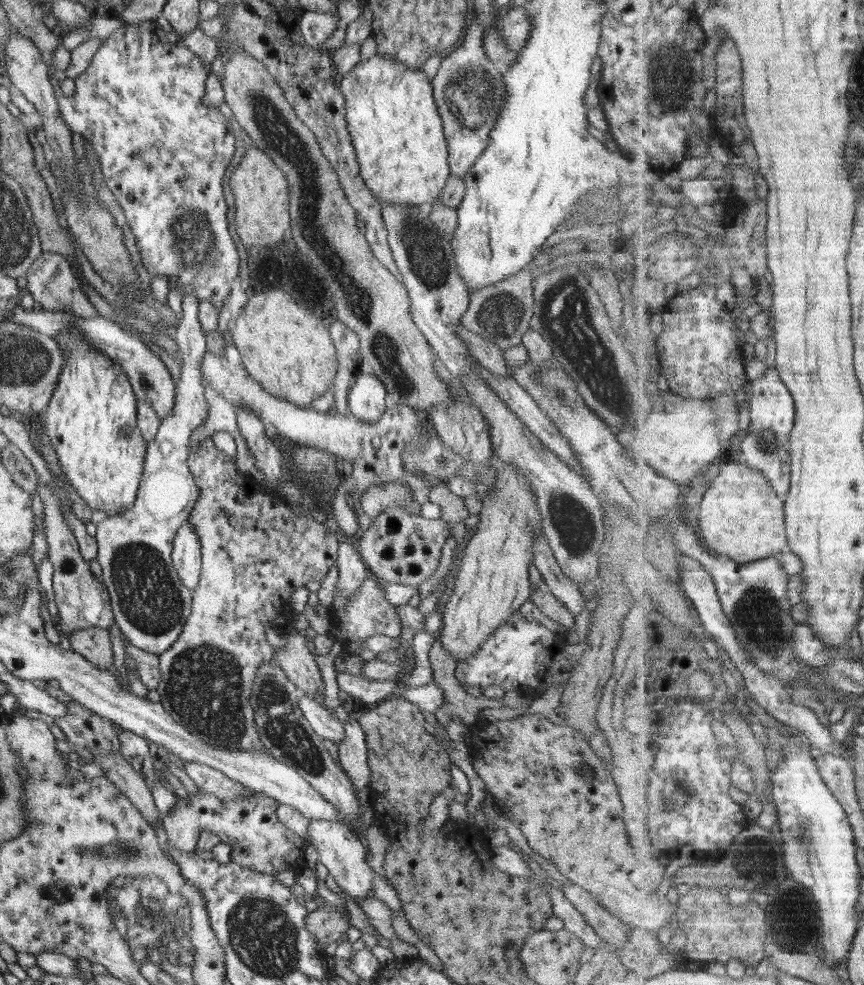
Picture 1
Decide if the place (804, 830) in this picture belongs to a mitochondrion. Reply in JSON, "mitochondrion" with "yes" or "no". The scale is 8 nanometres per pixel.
{"mitochondrion":"yes"}

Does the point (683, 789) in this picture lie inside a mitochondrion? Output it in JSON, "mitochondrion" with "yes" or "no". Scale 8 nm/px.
{"mitochondrion":"yes"}

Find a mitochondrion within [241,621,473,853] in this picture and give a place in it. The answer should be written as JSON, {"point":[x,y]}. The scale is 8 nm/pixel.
{"point":[282,728]}

